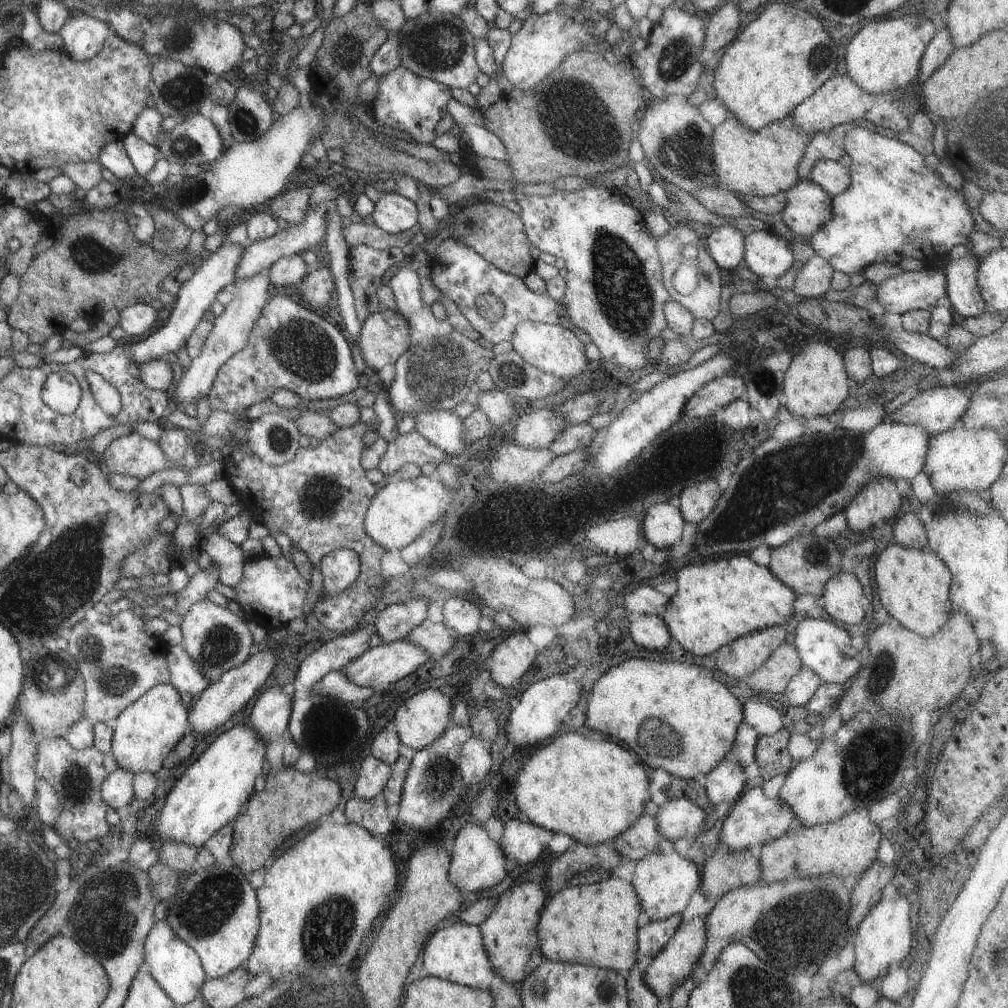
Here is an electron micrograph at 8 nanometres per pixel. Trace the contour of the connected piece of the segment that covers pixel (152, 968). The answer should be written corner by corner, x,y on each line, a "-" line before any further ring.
163,919
151,925
144,940
143,950
144,964
147,966
148,973
175,1006
182,1007
198,995
199,987
206,979
198,956

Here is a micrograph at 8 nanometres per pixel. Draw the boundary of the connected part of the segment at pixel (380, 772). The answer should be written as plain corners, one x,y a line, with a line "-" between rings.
367,755
357,770
352,788
352,796
361,800
369,800
378,795
385,786
391,767
383,761

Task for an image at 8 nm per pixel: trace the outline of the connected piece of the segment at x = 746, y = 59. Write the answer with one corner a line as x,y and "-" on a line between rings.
773,1
772,3
767,3
764,5
764,10
761,10
761,14
757,15
757,18
752,22
749,22
739,34
735,35
735,38
724,48
721,58
718,60
717,66
714,70
714,77
712,82
712,87
714,90
714,95
721,105
723,105
733,117
738,120
739,124
742,124
748,131
756,131
766,124
775,123
782,118
787,117
790,112
808,96
811,96
823,82
825,82
831,75
833,75
836,70
837,57
839,52
837,52
836,42
827,34
826,30
823,29
821,22
818,18
814,18
810,13
805,12
801,9
797,9
793,6
788,6
787,2
783,1

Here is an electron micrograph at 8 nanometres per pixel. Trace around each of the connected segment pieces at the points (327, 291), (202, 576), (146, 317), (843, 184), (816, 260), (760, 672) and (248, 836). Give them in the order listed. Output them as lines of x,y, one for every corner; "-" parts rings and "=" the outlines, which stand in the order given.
319,267
297,283
299,296
311,306
311,310
320,310
329,302
334,282
326,267
=
213,564
207,569
199,569
199,572
189,579
188,584
179,593
174,594
175,608
172,612
181,617
194,602
205,597
217,581
219,581
217,565
=
135,303
118,311
119,318
117,318
116,324
125,332
126,341
136,340
138,336
143,336
151,328
156,314
157,311
151,305
=
819,159
813,163
808,179
832,197
849,186
849,169
834,160
=
813,255
808,258
799,270
789,277
793,278
792,290
795,295
802,298
821,298
822,294
830,289
831,274
833,269
827,261
820,256
=
783,643
771,652
759,668
746,676
745,684
755,694
767,691
781,694
789,679
800,668
800,658
795,647
791,643
=
282,766
278,770
265,770
263,790
253,791
241,812
231,820
232,835
228,855
232,863
248,876
258,868
264,868
265,860
275,856
275,848
303,826
317,822
317,818
328,818
337,806
341,789
339,785
312,770
308,774
298,772
294,766

